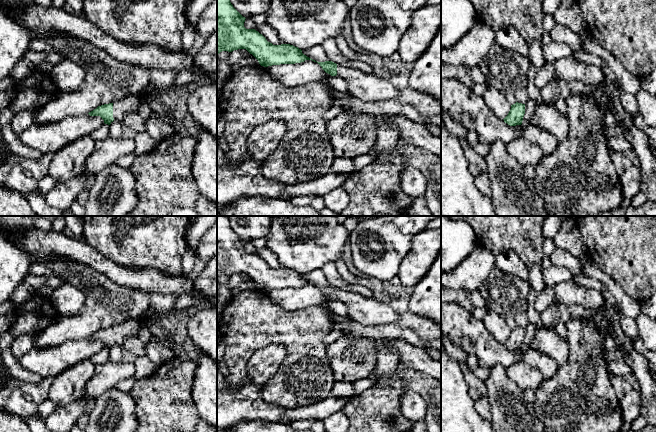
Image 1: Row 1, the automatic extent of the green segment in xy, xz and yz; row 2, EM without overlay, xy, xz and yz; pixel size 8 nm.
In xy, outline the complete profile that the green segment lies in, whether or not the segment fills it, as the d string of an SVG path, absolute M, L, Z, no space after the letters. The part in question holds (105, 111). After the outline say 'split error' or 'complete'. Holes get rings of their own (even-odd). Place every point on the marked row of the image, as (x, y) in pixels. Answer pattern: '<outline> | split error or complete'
M144 94L141 96L128 96L122 100L98 106L88 114L90 116L100 116L105 124L110 125L114 120L122 122L127 114L137 112L141 102L148 103L148 101L149 98Z | split error

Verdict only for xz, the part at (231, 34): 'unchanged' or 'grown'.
unchanged

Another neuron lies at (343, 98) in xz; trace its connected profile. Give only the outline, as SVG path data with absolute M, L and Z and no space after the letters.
M328 85L328 88L331 91L330 96L332 97L333 102L338 100L341 103L342 107L343 107L343 111L353 111L353 110L348 110L346 108L347 102L351 97L349 93L343 93L343 92L337 91L337 90L331 88L329 85Z

